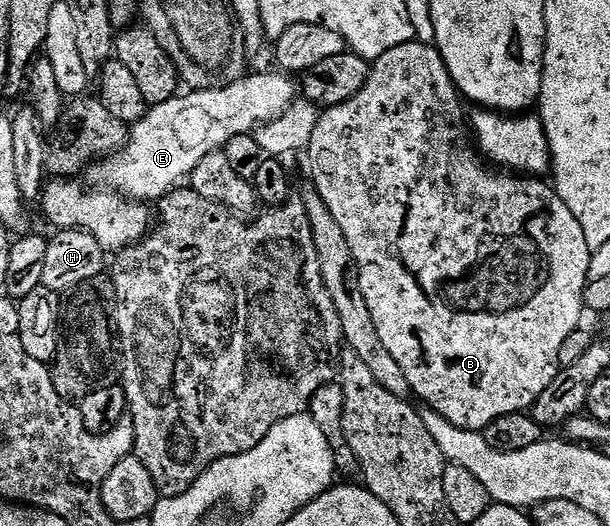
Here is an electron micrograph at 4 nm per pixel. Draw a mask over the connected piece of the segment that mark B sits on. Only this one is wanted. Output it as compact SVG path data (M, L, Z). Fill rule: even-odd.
M416 40L401 43L401 47L393 47L393 51L385 51L385 55L381 55L375 60L371 65L371 74L365 83L365 87L361 87L361 91L357 91L357 95L353 95L353 99L320 112L317 131L313 131L313 139L307 144L305 158L307 157L308 163L311 164L310 184L321 195L321 199L325 199L325 207L329 207L329 211L333 211L333 219L337 219L341 232L345 234L345 240L349 242L349 251L353 251L353 259L357 263L357 271L361 279L361 291L365 295L365 303L369 303L369 312L373 314L373 324L377 327L377 335L381 335L381 343L385 343L389 355L393 355L393 359L397 359L401 371L405 371L405 379L409 379L412 394L416 398L419 396L424 401L422 404L426 408L433 410L437 415L441 415L449 423L453 423L453 427L481 431L485 427L489 427L489 423L493 423L493 419L501 419L501 415L530 410L531 404L539 398L541 391L545 391L545 387L549 387L549 383L553 383L553 379L559 374L561 343L565 343L565 339L569 339L569 335L573 335L573 331L580 328L582 321L579 320L582 319L583 313L585 314L583 293L587 289L589 263L593 251L589 247L589 242L585 239L585 231L581 231L581 223L577 223L577 215L573 215L573 211L569 211L569 207L560 199L559 192L555 190L554 184L547 182L546 185L543 179L535 175L516 175L511 171L500 171L484 160L478 148L473 144L472 134L465 124L462 104L464 105L461 94L456 89L453 79L445 67L443 56L440 55L434 44Z

